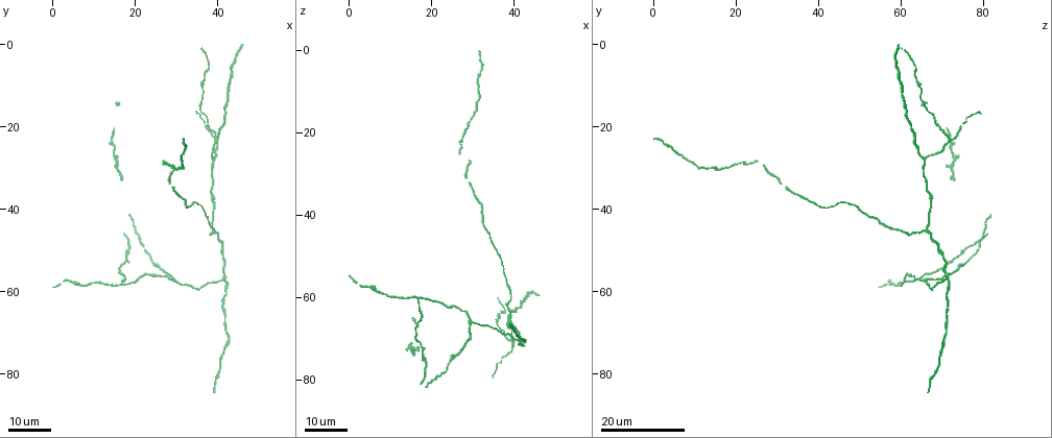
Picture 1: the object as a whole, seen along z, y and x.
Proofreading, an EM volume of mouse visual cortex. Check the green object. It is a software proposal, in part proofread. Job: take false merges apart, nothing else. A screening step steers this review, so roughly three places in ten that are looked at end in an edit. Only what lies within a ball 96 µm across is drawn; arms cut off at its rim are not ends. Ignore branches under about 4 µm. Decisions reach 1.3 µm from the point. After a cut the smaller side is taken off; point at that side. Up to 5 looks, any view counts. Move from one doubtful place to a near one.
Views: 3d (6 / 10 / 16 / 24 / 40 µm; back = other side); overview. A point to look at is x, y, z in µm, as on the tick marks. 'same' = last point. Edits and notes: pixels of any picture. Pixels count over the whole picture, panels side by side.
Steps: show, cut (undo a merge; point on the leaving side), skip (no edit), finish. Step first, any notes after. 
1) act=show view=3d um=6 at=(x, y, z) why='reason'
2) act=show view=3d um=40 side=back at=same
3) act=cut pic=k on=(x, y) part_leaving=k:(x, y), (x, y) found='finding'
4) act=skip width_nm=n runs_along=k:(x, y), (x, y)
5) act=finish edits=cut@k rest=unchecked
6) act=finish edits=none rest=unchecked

act=show view=3d um=16 at=(39.0, 27.5, 65.5) why='three-way junction'

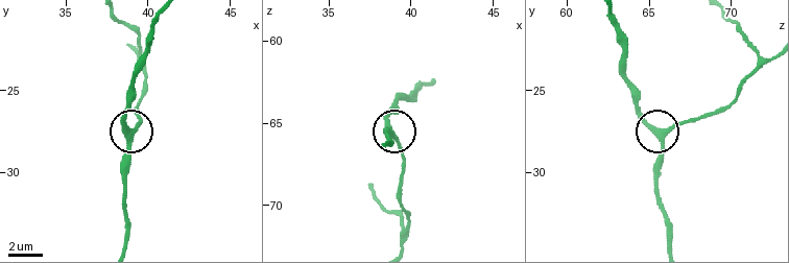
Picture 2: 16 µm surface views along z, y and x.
act=show view=3d um=10 at=(39.0, 27.7, 65.8)

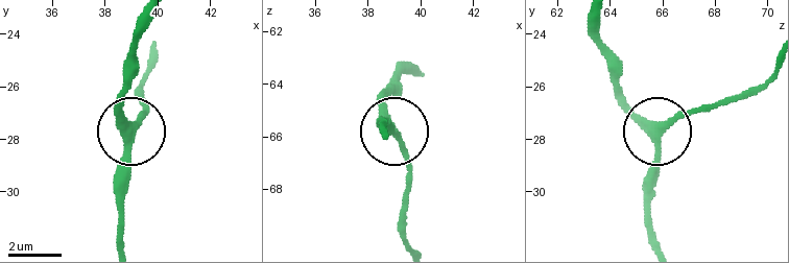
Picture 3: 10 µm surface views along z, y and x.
act=skip arms=3 runs_along=3:(122, 244), (128, 137), (122, 85) found='one neuron here'

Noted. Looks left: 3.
act=show view=3d um=16 at=(16.0, 57.5, 61.0) why='three arms meet'

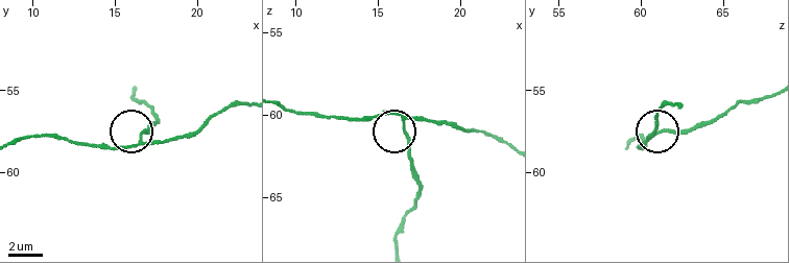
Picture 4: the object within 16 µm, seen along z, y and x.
act=show view=3d um=6 at=(16.6, 58.0, 60.4)

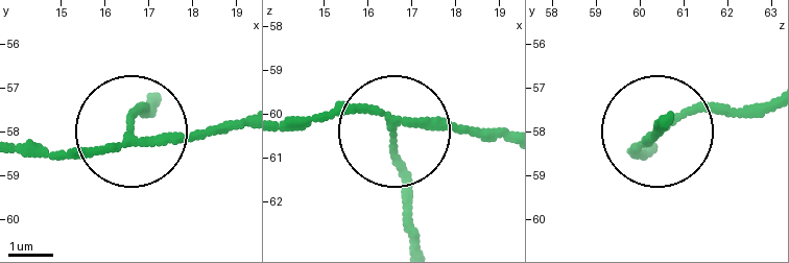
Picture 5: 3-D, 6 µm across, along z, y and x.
act=cut pic=5 on=(410, 180) arms=3 found='two neurons meet here'

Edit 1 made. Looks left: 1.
act=finish edits=cut@5 rest=unchecked

